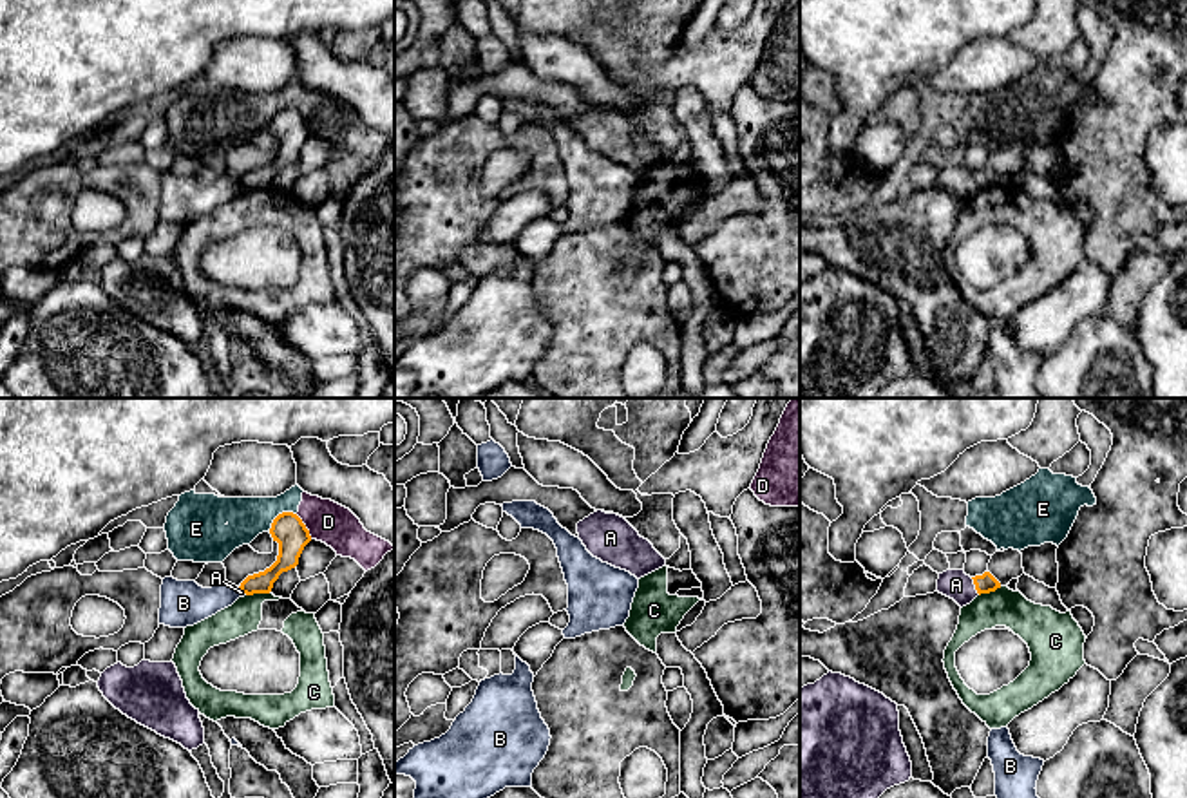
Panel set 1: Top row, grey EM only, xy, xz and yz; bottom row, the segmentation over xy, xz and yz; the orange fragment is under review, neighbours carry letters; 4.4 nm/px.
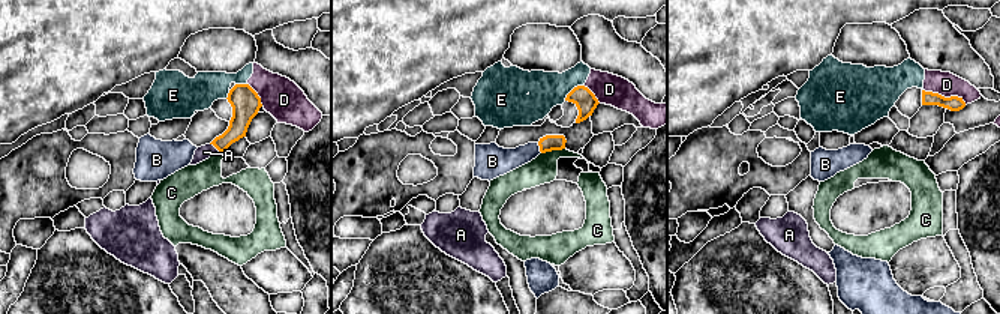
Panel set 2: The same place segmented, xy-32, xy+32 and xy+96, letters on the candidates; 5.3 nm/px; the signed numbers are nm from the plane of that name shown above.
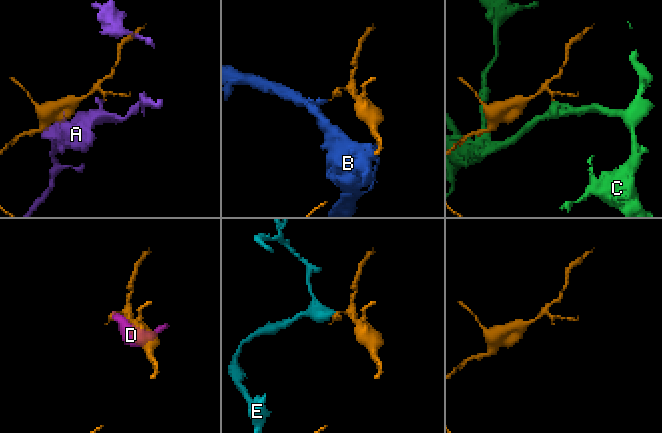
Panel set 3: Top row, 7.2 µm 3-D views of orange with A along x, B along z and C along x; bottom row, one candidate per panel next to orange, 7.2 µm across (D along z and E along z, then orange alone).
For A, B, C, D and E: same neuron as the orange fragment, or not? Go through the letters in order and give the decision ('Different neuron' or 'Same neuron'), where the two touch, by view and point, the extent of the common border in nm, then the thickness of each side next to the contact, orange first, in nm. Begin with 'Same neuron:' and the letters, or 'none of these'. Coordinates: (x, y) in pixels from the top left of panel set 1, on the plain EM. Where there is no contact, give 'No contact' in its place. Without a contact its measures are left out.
Same neuron: none of these
A: Different neuron. Touches orange at yz (976, 181). Shared border 90 nm. Thickness 90 nm (orange) against 130 nm
B: Different neuron. Touches orange at xy (239, 183). Shared border 30 nm. Thickness 100 nm (orange) against 200 nm
C: Different neuron. Touches orange at xy (257, 187). Shared border 110 nm. Thickness 110 nm (orange) against 150 nm
D: Different neuron. Touches orange at xy (304, 122). Shared border 130 nm. Thickness 150 nm (orange) against 190 nm
E: Different neuron. Touches orange at xy (279, 109). Shared border 150 nm. Thickness 150 nm (orange) against 180 nm

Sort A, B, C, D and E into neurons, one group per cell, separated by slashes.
A / B / C / D E

